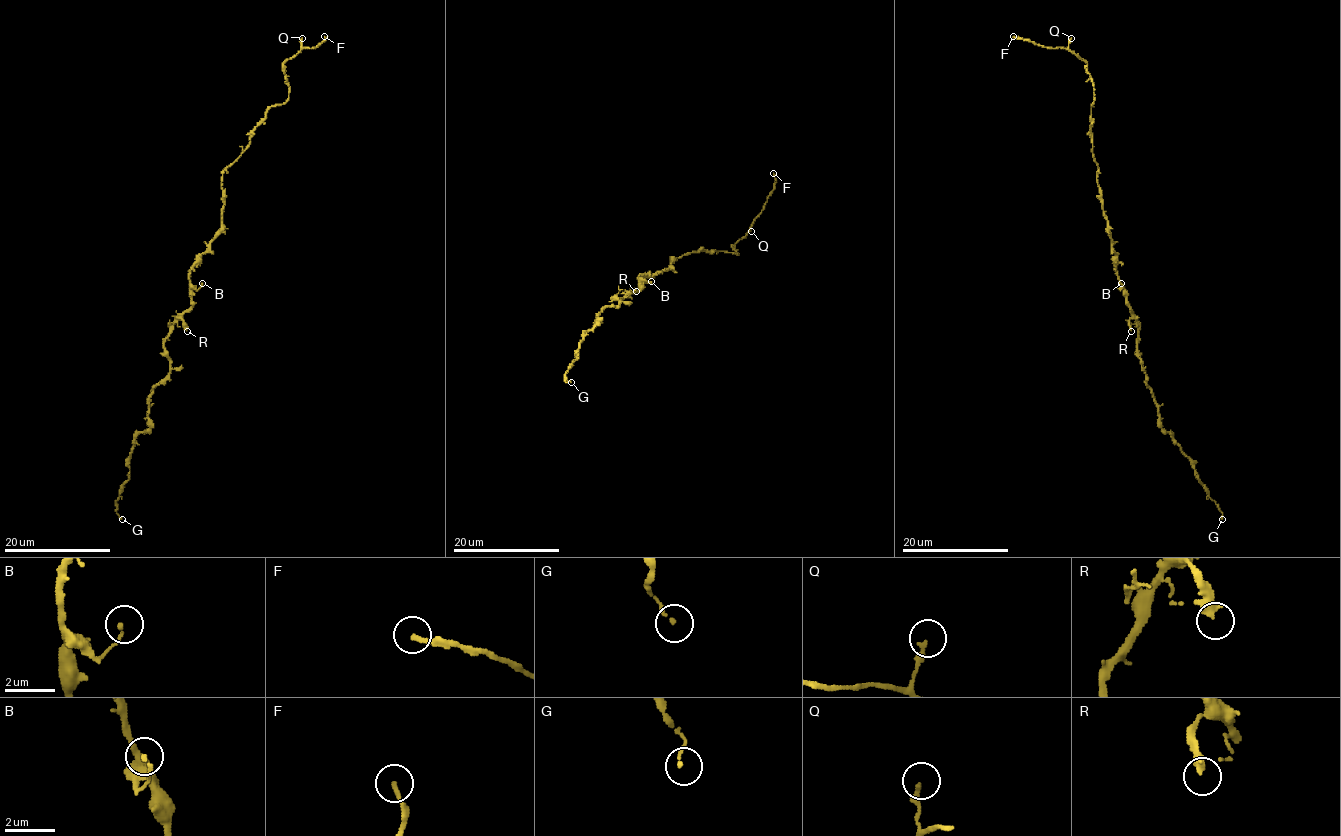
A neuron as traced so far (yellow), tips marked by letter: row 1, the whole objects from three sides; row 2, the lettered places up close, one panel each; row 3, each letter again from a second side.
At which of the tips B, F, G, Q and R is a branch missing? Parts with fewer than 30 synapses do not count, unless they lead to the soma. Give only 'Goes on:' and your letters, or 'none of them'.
Goes on: F

